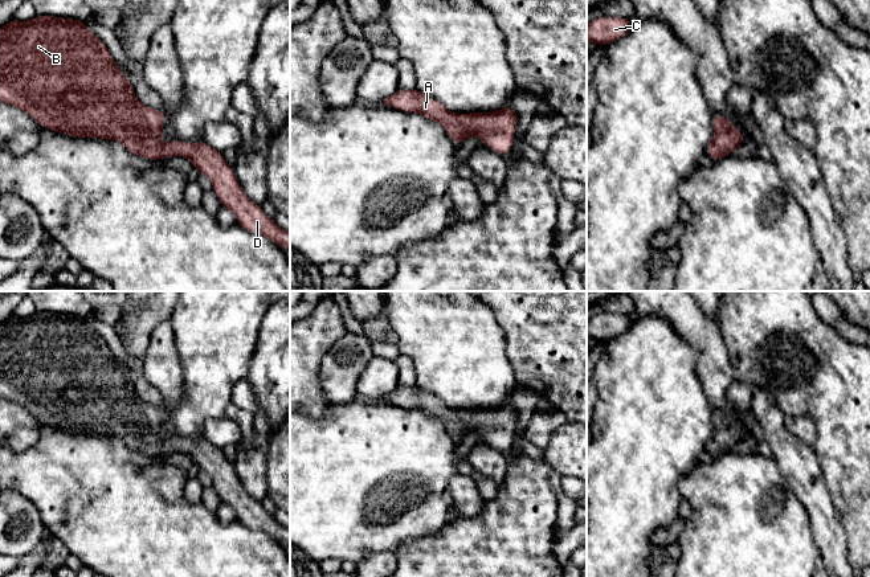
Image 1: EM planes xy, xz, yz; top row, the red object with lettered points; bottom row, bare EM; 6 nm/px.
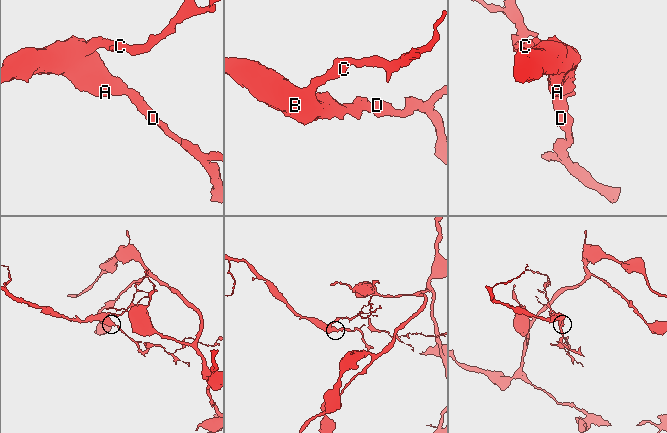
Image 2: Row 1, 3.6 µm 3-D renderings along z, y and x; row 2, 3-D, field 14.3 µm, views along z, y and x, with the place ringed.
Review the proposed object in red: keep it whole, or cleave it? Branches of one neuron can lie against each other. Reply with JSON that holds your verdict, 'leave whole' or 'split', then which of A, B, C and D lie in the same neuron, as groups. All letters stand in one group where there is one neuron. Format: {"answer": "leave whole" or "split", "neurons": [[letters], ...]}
{"answer": "leave whole", "neurons": [["A", "B", "C", "D"]]}

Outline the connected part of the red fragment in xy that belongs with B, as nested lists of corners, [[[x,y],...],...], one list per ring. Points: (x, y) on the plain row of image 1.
[[[34,312],[20,319],[12,315],[0,324],[0,398],[16,402],[32,413],[42,425],[75,434],[111,435],[121,438],[132,451],[148,457],[184,453],[192,462],[212,478],[213,487],[222,503],[226,503],[245,527],[267,533],[282,547],[290,545],[290,528],[281,525],[273,515],[267,513],[261,502],[253,499],[241,484],[232,463],[222,450],[204,437],[188,439],[173,437],[164,441],[160,437],[162,425],[167,417],[164,409],[140,400],[132,386],[132,378],[124,375],[103,337],[83,319],[74,315],[54,312]]]

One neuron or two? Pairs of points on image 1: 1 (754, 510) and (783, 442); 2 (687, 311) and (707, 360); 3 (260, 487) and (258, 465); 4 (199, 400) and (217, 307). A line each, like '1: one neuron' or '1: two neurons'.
1: two neurons
2: one neuron
3: one neuron
4: one neuron

